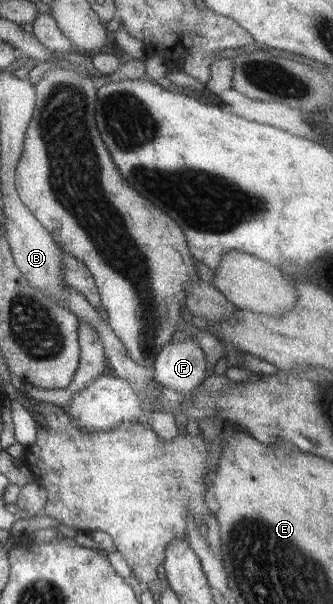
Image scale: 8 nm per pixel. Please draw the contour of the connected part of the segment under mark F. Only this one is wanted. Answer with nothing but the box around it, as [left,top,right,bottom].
[152,341,205,394]

